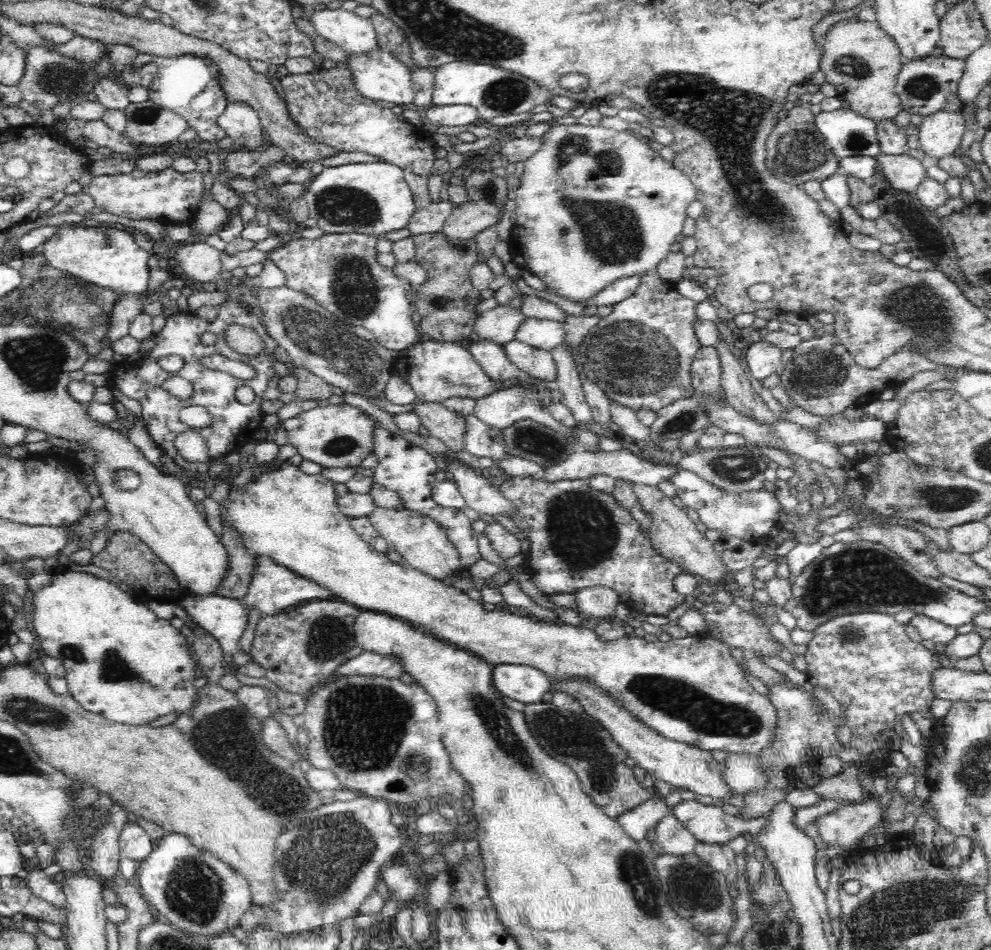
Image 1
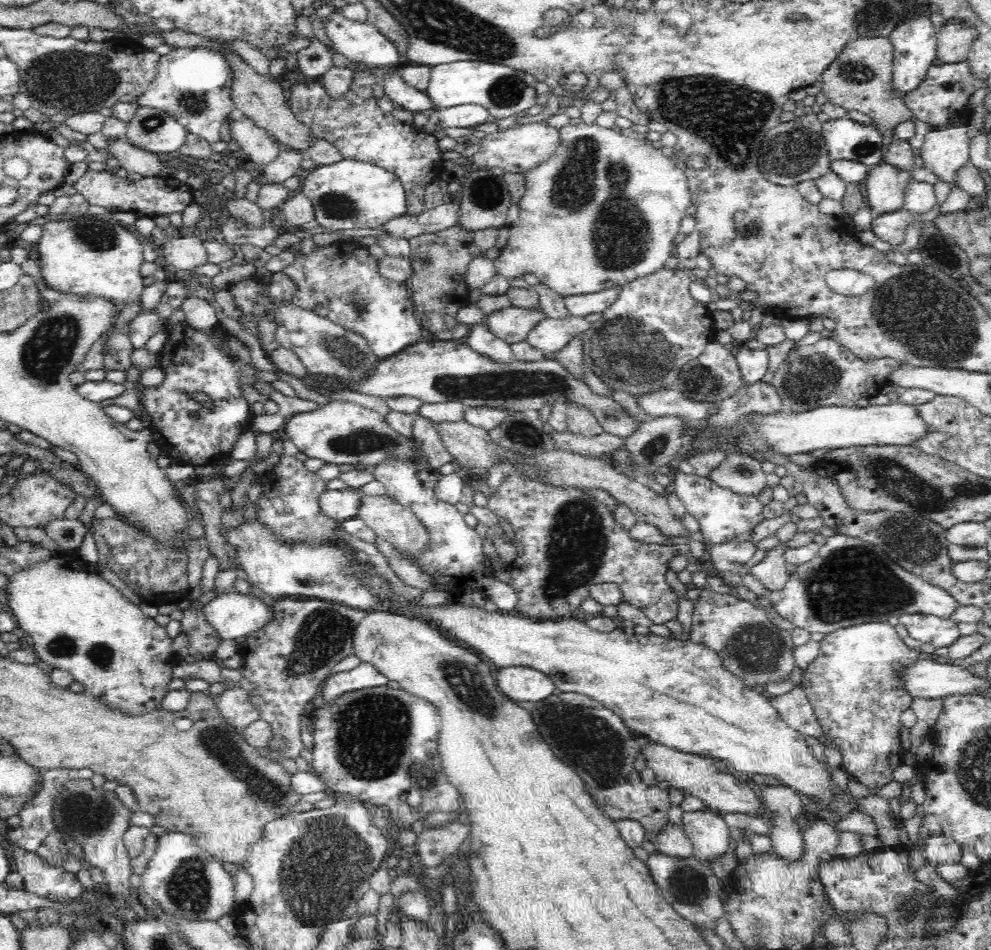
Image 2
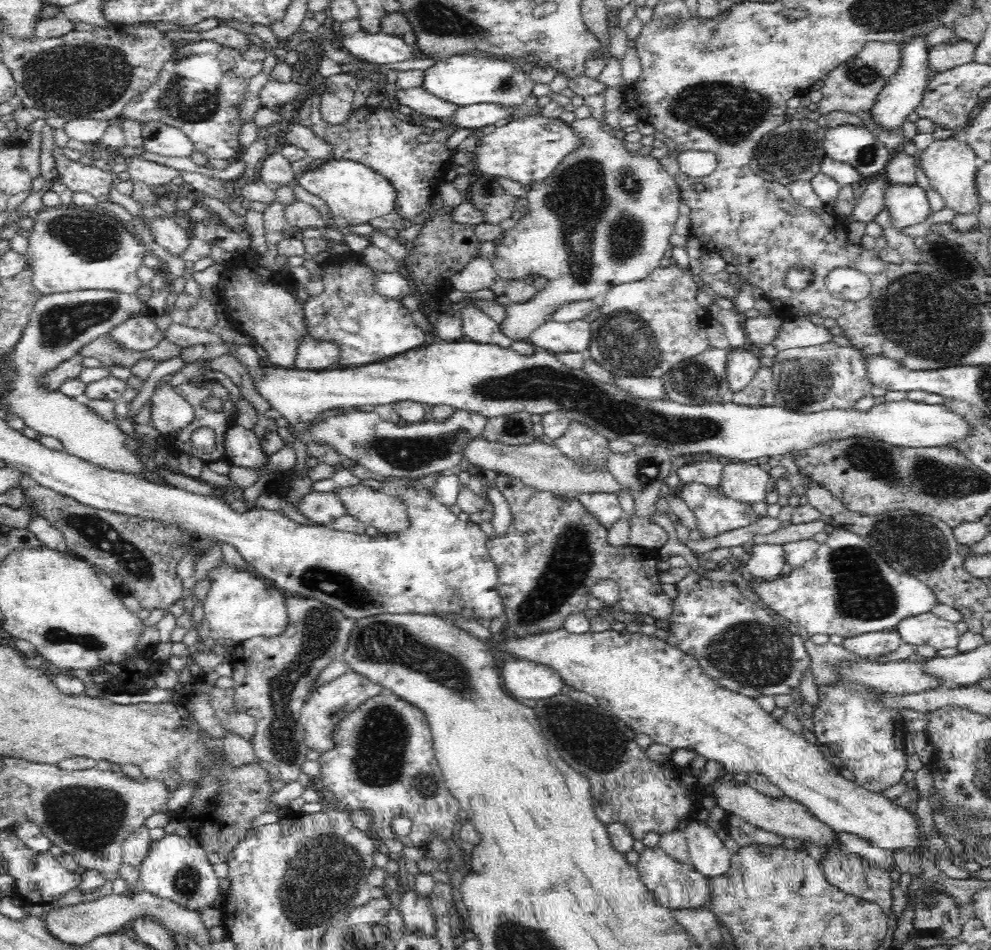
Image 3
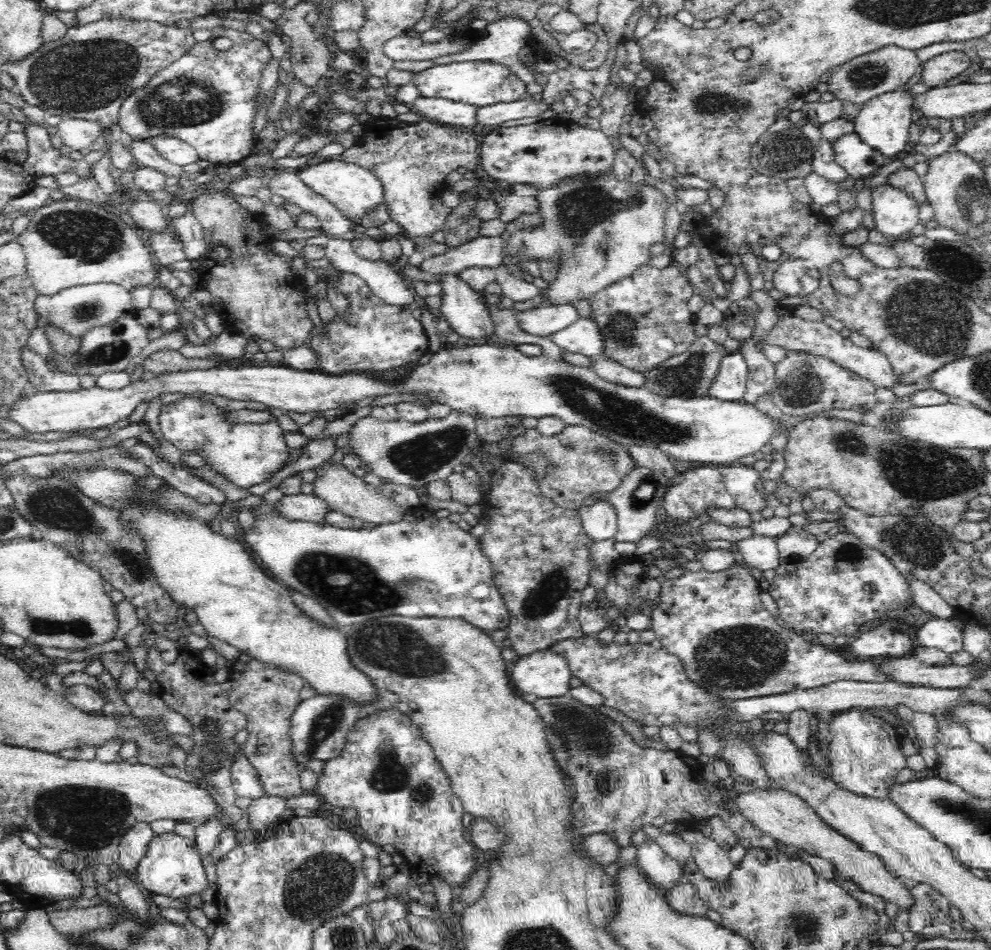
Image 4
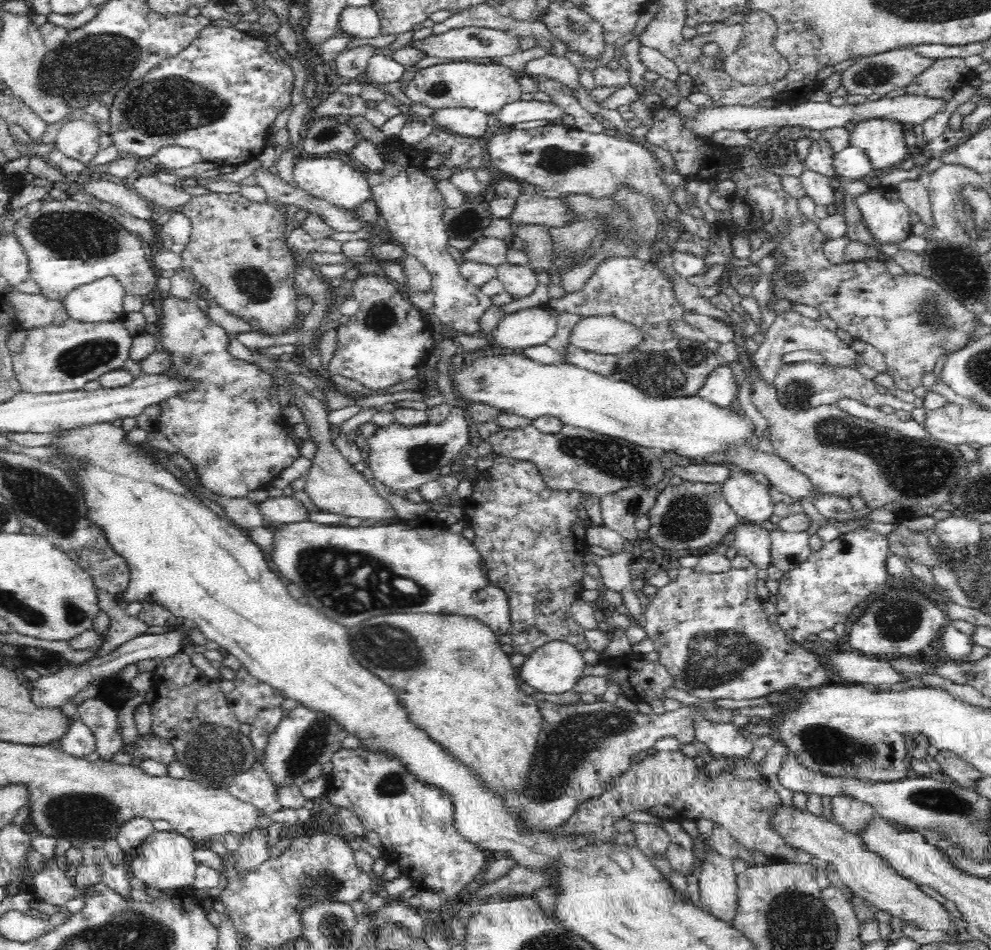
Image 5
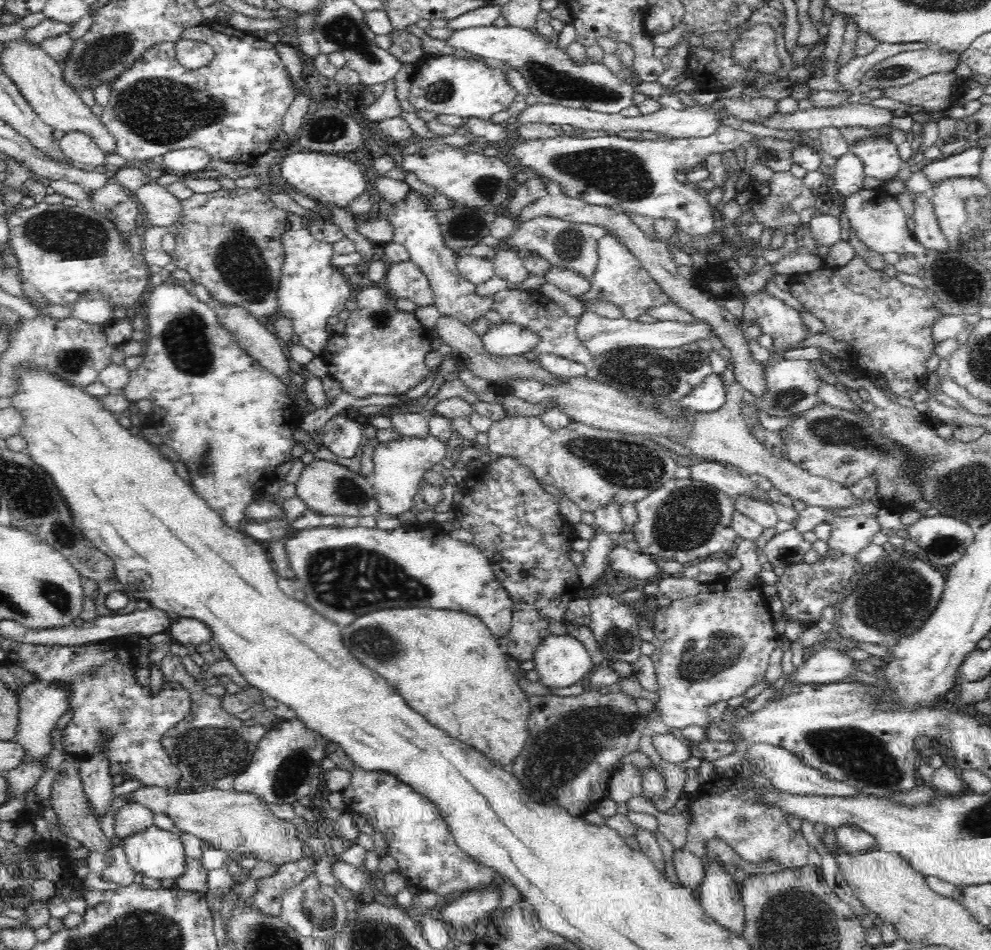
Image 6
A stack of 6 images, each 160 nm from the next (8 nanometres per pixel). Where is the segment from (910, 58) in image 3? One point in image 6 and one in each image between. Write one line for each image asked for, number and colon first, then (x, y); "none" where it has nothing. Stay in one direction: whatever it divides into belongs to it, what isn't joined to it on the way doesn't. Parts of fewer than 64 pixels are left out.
4: (883, 123)
5: (883, 142)
6: (880, 156)

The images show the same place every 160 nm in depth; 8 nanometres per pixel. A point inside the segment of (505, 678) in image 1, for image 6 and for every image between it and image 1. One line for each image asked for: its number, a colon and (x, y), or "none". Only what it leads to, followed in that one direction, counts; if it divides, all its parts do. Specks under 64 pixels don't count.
2: (526, 684)
3: (526, 679)
4: (545, 673)
5: (555, 667)
6: (560, 661)

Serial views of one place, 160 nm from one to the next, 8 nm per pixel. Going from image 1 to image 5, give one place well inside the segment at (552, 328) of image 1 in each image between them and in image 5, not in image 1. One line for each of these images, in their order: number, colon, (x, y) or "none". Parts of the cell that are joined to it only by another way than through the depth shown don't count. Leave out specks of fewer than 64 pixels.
2: (552, 335)
3: (576, 336)
4: (584, 336)
5: (606, 334)

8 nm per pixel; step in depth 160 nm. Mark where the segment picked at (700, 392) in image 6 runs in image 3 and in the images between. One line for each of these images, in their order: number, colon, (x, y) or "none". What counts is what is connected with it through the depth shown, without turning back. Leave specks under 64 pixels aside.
3: (742, 364)
4: (730, 384)
5: (720, 389)

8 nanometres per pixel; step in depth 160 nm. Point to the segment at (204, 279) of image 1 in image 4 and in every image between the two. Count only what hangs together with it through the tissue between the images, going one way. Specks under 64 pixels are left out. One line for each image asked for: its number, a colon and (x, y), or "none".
2: (185, 253)
3: (173, 238)
4: (147, 214)

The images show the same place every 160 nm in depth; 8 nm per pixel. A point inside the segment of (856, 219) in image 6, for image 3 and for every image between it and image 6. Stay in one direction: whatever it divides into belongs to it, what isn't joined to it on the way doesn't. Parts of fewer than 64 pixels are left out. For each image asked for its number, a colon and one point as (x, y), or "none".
3: (905, 205)
4: (894, 213)
5: (886, 216)

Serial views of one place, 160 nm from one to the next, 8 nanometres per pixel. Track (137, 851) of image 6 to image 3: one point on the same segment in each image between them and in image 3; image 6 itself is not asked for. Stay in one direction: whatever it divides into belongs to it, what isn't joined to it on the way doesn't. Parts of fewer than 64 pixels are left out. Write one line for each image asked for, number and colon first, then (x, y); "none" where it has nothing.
3: (176, 868)
4: (171, 866)
5: (164, 860)

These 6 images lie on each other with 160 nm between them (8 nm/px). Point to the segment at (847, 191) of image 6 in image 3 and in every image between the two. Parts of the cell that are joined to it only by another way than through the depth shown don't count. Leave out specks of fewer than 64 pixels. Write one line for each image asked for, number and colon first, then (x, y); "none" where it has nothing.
3: (856, 146)
4: (858, 160)
5: (852, 163)

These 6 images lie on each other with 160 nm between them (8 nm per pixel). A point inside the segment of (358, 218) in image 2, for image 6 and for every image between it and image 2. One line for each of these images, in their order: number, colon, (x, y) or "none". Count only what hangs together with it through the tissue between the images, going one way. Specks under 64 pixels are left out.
3: (354, 193)
4: (353, 190)
5: (328, 179)
6: (328, 178)

